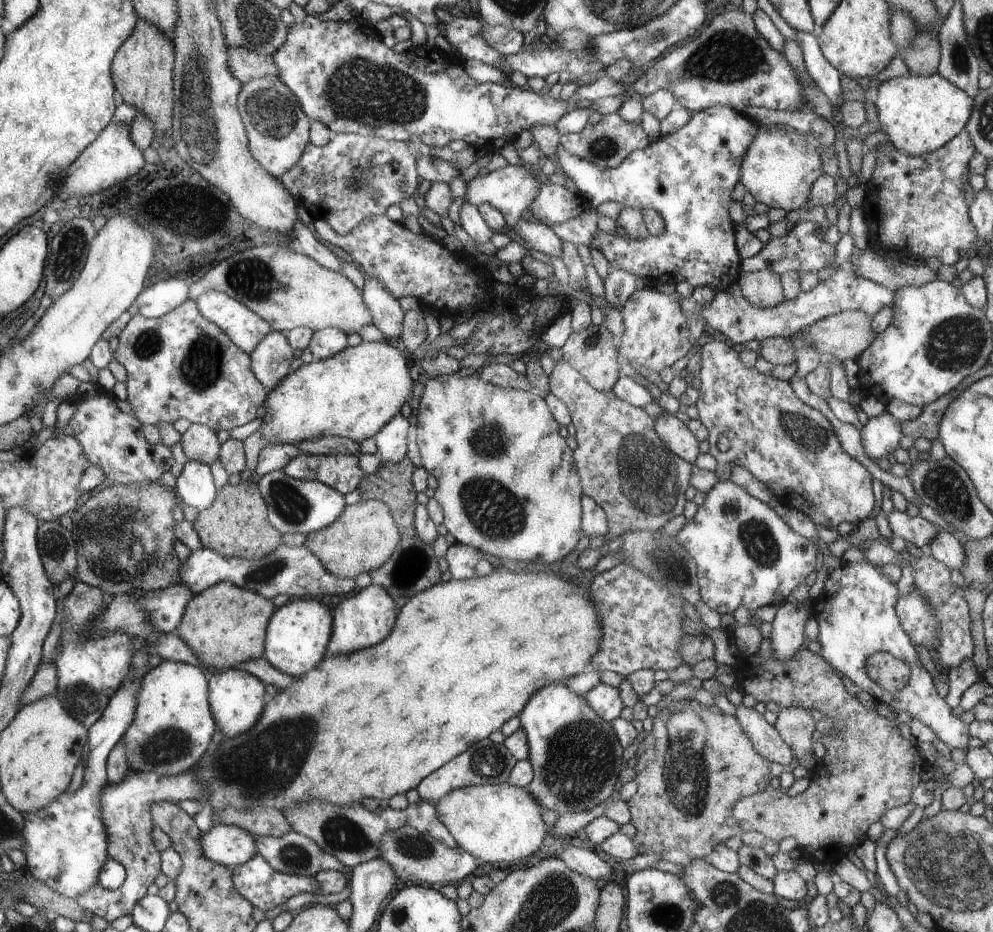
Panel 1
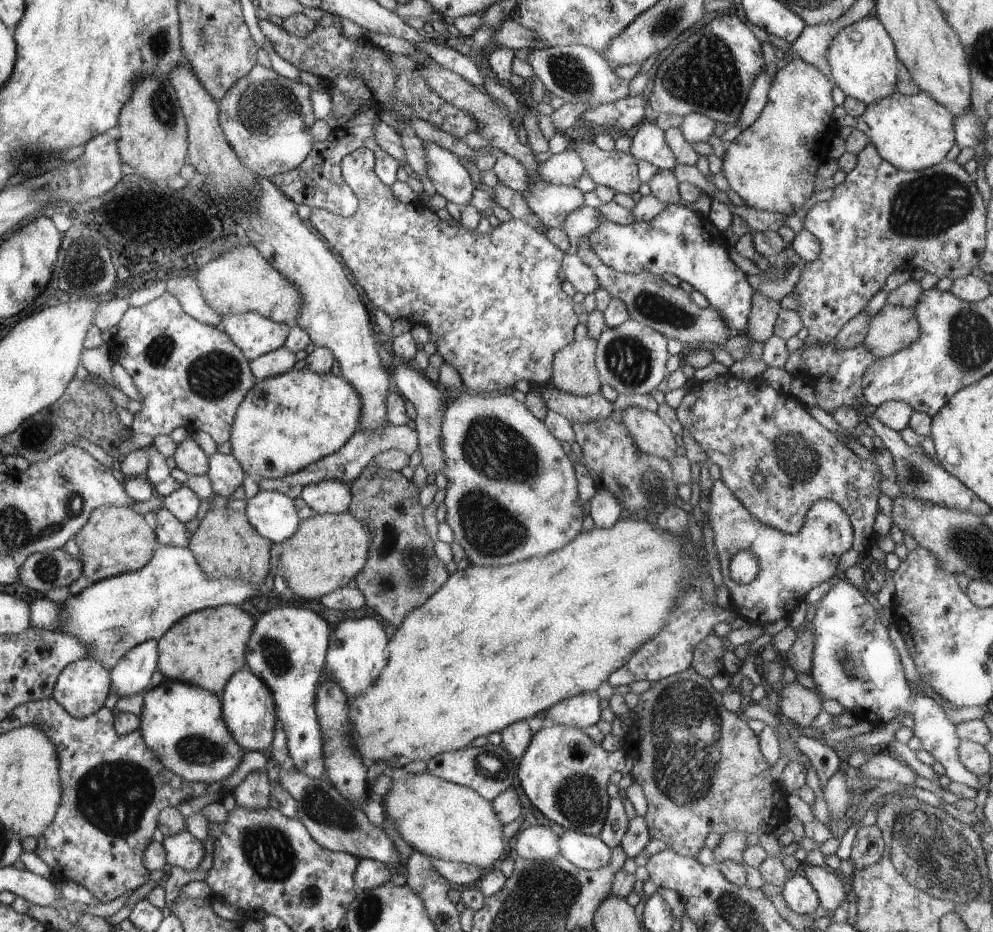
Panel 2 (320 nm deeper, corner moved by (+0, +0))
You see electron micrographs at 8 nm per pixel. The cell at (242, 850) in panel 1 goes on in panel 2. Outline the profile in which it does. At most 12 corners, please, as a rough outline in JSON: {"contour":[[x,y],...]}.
{"contour":[[190,831],[162,840],[170,866],[195,870],[203,842]]}

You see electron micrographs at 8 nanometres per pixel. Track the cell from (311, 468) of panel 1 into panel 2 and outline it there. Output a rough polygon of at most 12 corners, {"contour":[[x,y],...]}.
{"contour":[[323,480],[302,489],[317,515],[346,513],[351,487]]}

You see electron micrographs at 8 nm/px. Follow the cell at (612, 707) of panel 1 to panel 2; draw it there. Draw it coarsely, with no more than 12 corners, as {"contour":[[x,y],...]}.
{"contour":[[595,691],[548,709],[551,723],[583,729],[600,720]]}

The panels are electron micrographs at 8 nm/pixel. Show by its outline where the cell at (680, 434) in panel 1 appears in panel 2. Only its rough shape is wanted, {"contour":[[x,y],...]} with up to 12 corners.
{"contour":[[623,410],[622,423],[642,453],[676,455],[676,438],[657,413]]}

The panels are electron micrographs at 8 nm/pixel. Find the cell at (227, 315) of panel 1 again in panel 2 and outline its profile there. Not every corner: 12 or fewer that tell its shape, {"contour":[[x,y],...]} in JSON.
{"contour":[[252,311],[221,326],[250,361],[283,348],[290,323]]}

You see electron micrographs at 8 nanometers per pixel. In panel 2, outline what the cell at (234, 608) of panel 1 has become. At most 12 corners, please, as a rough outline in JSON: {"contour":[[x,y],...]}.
{"contour":[[236,605],[182,617],[157,670],[220,696],[247,666],[254,620]]}

